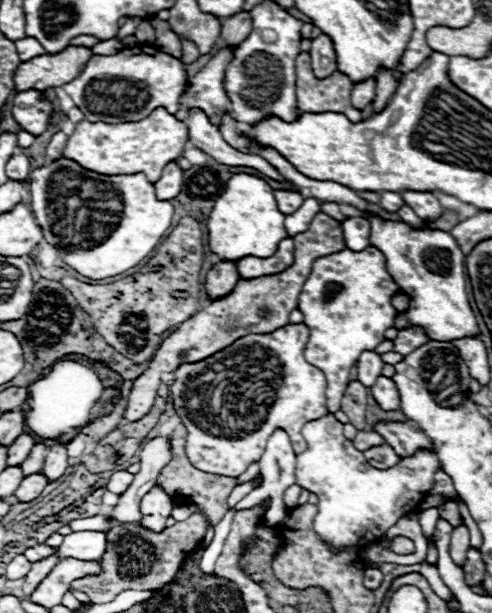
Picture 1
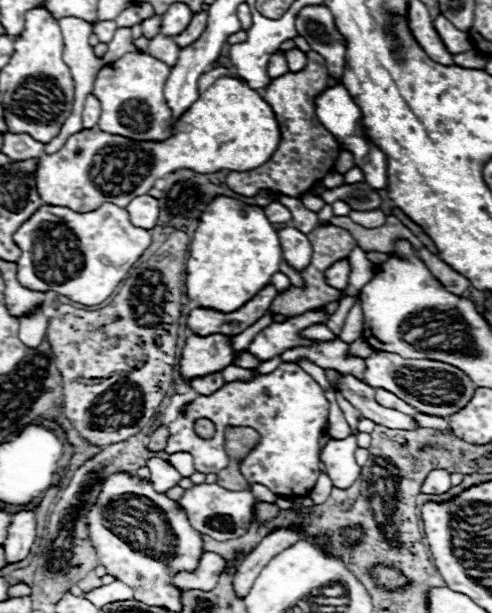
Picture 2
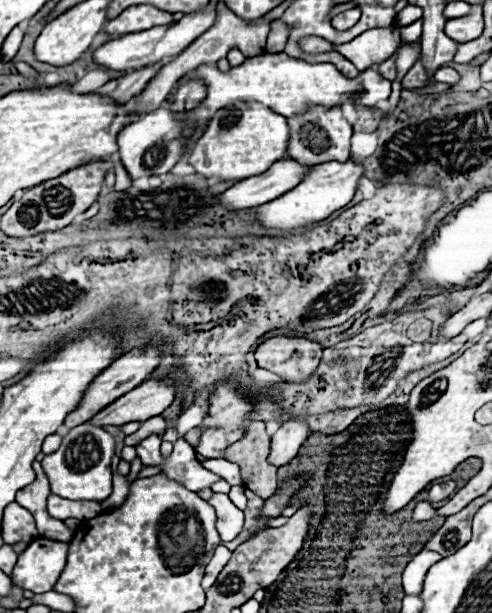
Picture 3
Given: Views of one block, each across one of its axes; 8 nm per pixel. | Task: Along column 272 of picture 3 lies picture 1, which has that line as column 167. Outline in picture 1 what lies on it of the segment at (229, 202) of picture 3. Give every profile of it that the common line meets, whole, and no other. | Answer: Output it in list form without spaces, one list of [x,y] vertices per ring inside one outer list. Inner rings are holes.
[[[176,162],[166,164],[162,178],[154,184],[156,186],[156,198],[158,200],[172,200],[174,196],[180,194],[182,184],[184,184],[184,170]]]

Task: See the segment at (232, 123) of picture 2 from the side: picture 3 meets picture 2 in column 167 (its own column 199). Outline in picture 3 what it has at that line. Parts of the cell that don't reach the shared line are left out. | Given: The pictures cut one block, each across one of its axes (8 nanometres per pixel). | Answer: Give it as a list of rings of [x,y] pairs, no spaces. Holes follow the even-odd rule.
[[[246,102],[246,104],[230,104],[230,108],[222,108],[222,112],[216,112],[214,120],[210,120],[206,132],[196,142],[190,154],[190,166],[196,174],[204,178],[218,178],[220,182],[240,182],[250,176],[264,174],[274,162],[288,158],[288,142],[290,142],[290,128],[282,114],[272,112],[264,104],[258,102]]]

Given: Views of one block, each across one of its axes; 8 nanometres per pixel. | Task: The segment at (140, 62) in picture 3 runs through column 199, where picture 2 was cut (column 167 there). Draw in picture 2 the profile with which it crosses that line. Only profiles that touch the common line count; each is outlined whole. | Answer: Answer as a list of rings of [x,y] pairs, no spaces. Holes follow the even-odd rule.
[[[172,4],[168,8],[168,12],[162,16],[162,30],[164,36],[178,36],[180,32],[184,32],[184,28],[188,28],[192,20],[192,12],[186,4]]]

